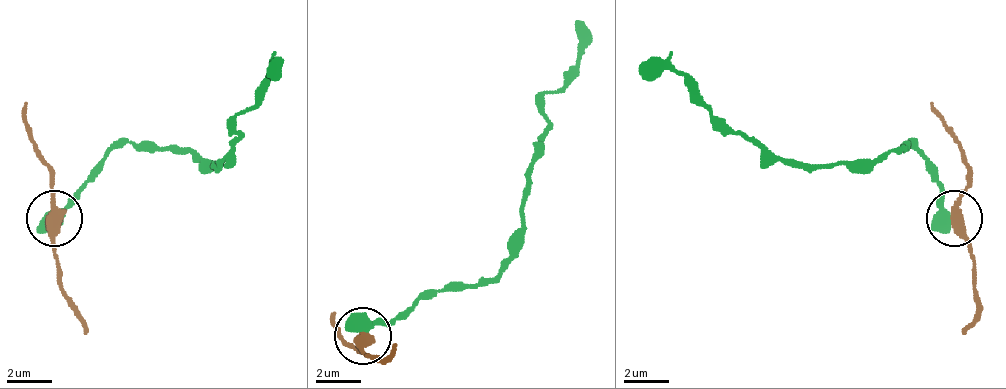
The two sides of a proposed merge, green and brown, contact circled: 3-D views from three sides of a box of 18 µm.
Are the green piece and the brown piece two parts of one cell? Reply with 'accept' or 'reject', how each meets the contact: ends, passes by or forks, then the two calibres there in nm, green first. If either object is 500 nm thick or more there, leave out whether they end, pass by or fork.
reject | 650/400 nm

